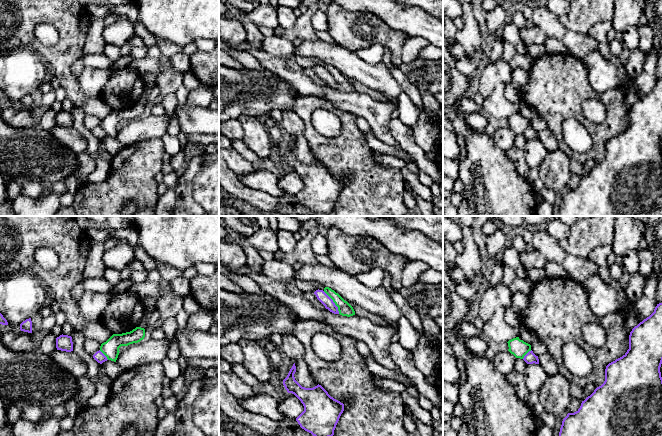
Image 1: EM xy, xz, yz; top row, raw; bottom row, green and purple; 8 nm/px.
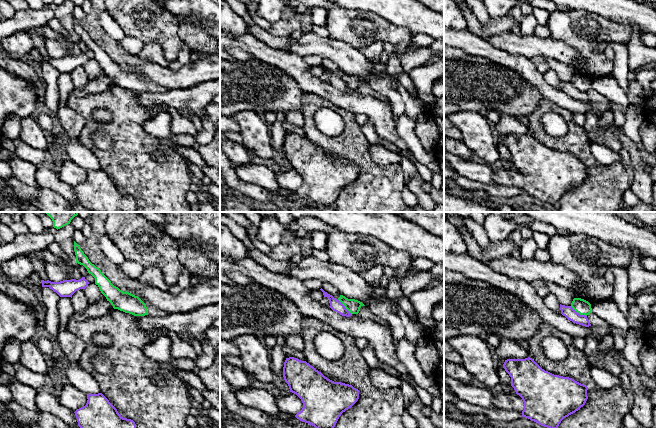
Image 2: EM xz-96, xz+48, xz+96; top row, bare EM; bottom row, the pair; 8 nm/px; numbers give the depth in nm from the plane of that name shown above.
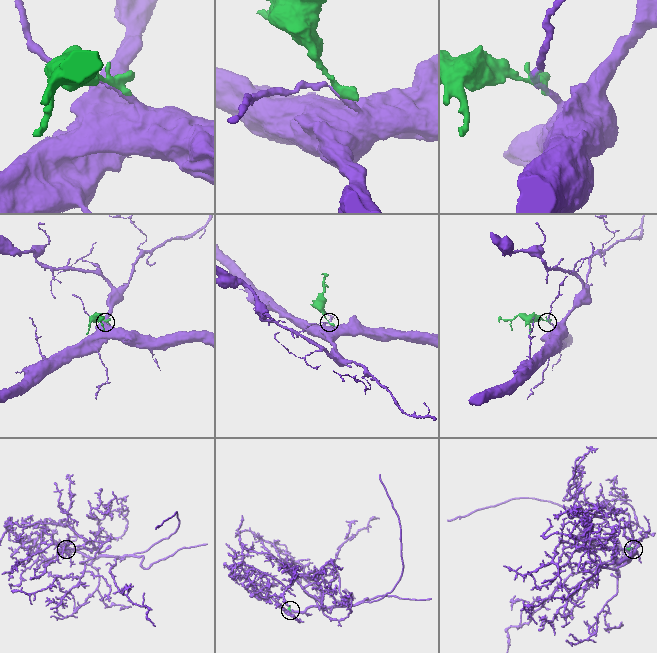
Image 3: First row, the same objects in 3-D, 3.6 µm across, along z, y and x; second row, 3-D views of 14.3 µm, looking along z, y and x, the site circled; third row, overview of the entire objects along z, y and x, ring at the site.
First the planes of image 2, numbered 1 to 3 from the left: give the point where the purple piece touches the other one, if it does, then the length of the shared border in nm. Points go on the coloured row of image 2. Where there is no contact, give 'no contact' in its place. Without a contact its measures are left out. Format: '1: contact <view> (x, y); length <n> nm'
1: no contact
2: contact xz+48 (345, 307); length 170 nm
3: contact xz+96 (578, 312); length 160 nm

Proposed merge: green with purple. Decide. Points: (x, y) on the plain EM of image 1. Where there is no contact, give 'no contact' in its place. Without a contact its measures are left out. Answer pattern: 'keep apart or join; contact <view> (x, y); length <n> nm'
keep apart; contact xz (333, 77); length 220 nm

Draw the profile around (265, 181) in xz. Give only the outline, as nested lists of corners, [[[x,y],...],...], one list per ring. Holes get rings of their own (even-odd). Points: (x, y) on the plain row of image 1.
[[[254,170],[249,174],[238,176],[240,182],[246,186],[274,197],[282,198],[286,192],[279,187],[279,177],[266,170]]]

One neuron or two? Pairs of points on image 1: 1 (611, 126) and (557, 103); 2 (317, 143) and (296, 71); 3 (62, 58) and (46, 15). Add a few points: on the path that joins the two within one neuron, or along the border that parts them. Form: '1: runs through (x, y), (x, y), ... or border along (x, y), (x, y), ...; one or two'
1: runs through (598, 129), (593, 129), (571, 108); one
2: border along (299, 95), (315, 95), (326, 100); two
3: runs through (63, 47), (63, 29), (57, 23); one

